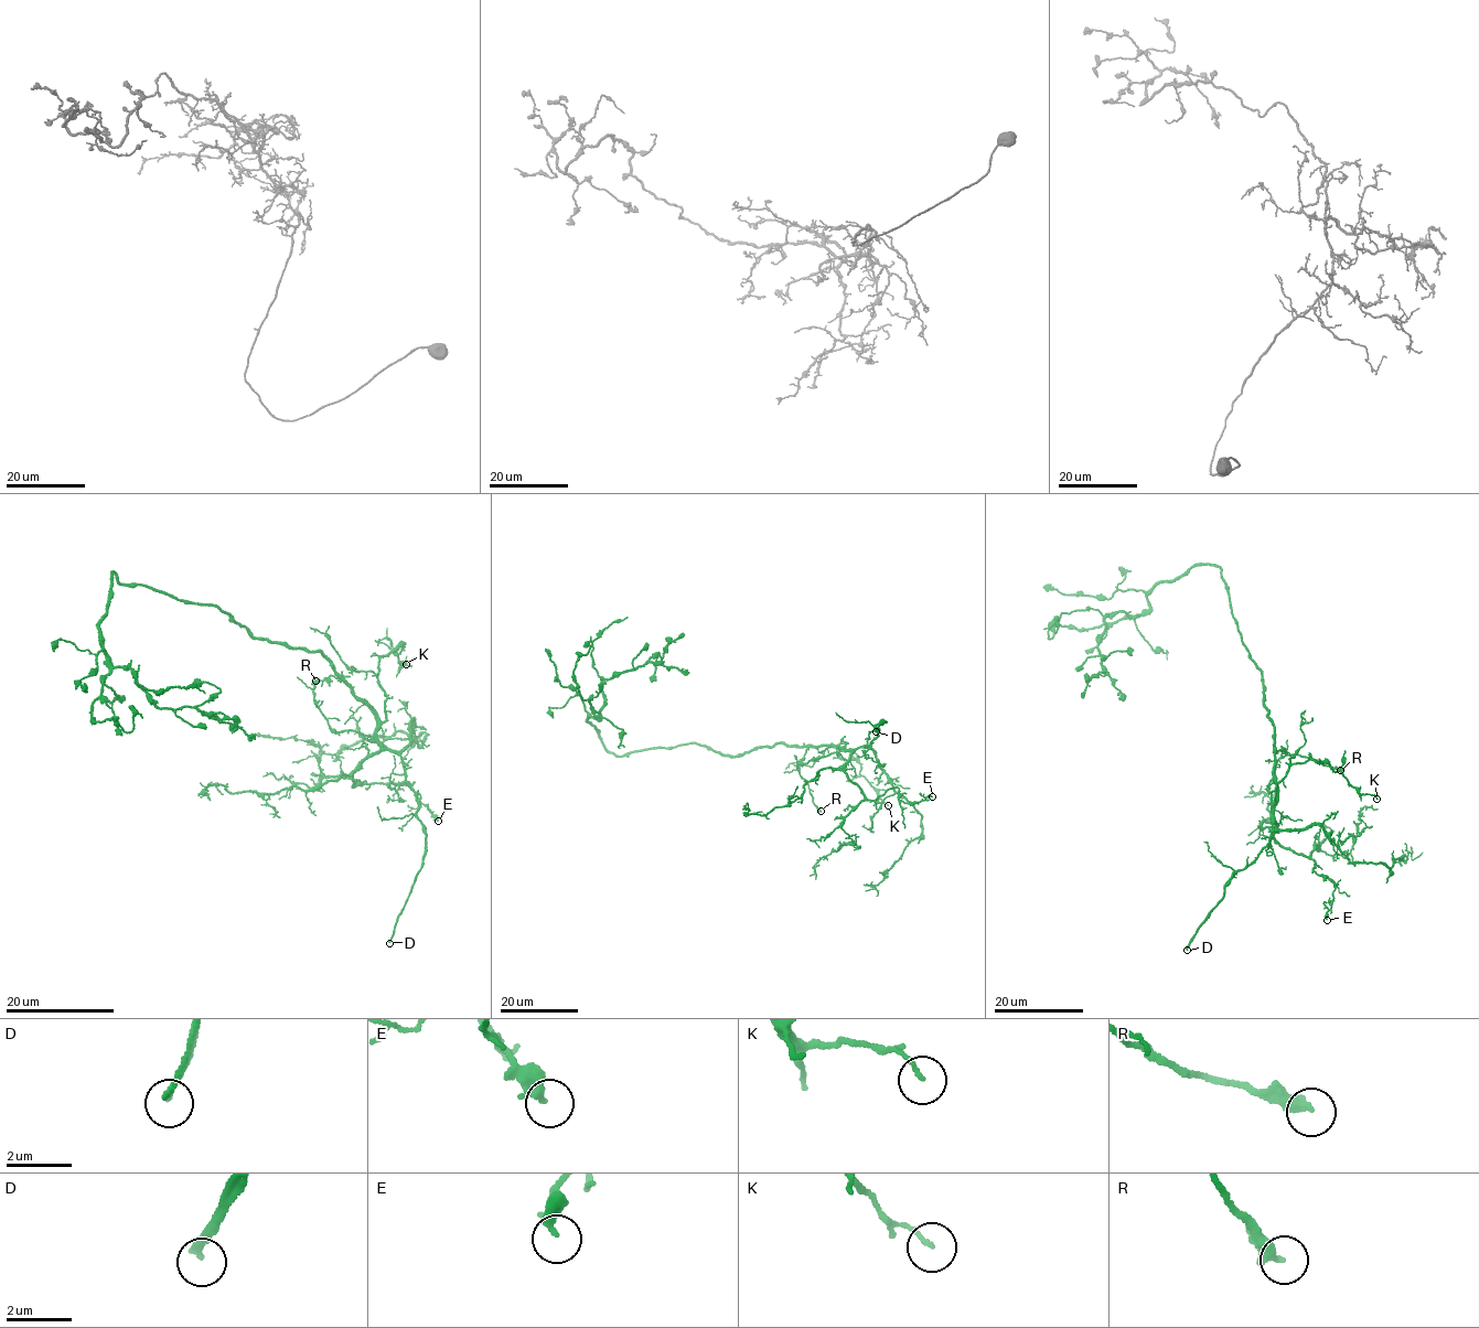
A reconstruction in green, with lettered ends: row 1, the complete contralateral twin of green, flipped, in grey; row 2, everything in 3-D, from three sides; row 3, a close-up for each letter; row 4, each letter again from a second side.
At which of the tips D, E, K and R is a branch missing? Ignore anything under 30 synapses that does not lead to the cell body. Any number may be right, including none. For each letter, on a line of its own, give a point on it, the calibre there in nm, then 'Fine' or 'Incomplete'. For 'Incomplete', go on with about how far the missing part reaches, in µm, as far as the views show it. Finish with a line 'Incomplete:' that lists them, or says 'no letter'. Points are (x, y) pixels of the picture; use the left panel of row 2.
D: Place: (389, 943). Thickness 190 nm. Incomplete. Missing length about 100 µm
E: Place: (438, 821). Thickness 300 nm. Fine
K: Place: (406, 664). Thickness 90 nm. Fine
R: Place: (315, 681). Thickness 320 nm. Fine
Incomplete: D

